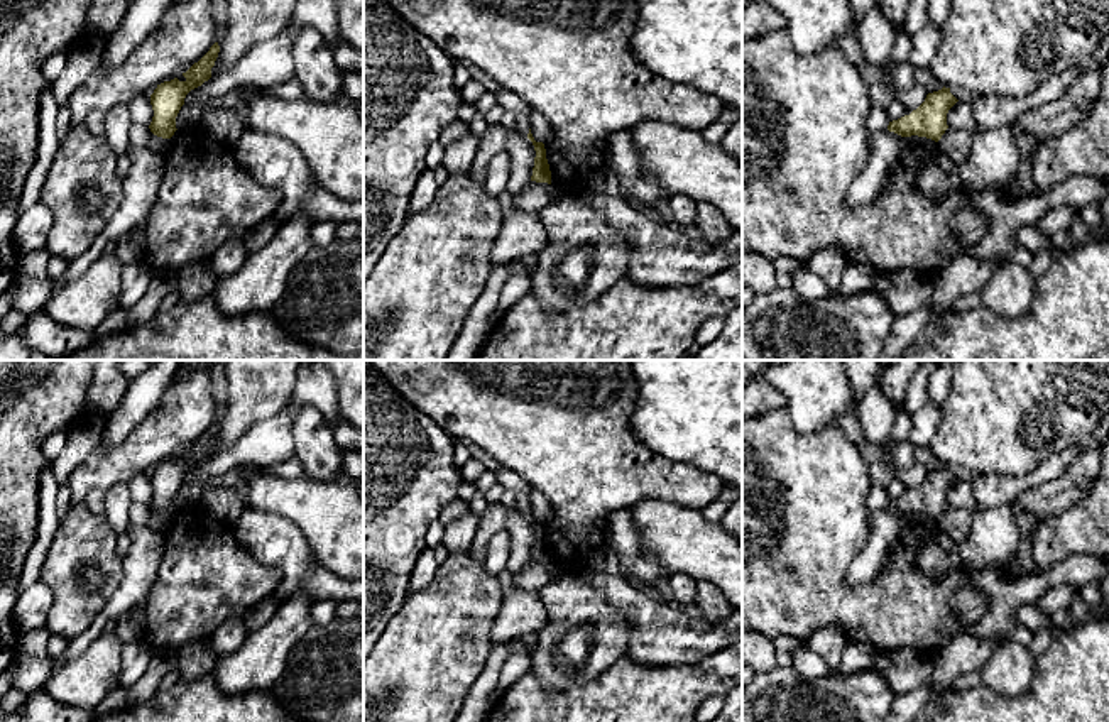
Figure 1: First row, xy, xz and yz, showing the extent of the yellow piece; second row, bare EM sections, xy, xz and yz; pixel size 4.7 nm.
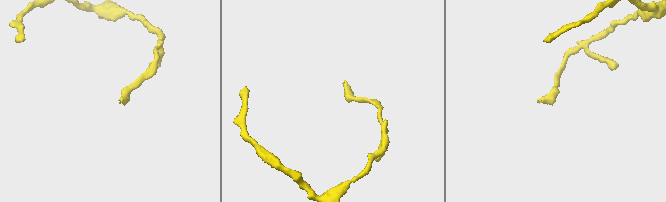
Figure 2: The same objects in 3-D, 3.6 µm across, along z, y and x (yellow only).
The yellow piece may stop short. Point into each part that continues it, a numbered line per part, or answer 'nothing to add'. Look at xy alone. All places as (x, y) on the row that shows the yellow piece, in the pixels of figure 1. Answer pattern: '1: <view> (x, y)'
nothing to add

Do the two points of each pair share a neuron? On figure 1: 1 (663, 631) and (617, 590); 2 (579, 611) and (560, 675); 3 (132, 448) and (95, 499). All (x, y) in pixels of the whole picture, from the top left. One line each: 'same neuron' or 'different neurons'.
1: same neuron
2: same neuron
3: different neurons

